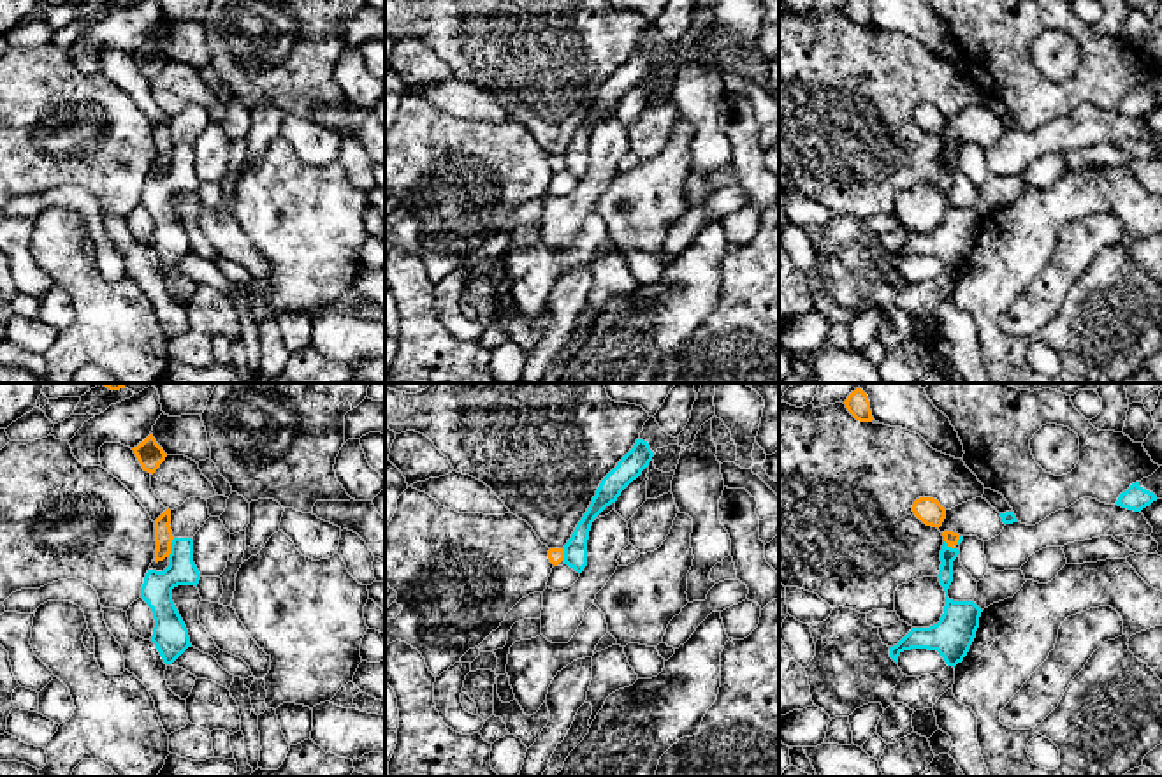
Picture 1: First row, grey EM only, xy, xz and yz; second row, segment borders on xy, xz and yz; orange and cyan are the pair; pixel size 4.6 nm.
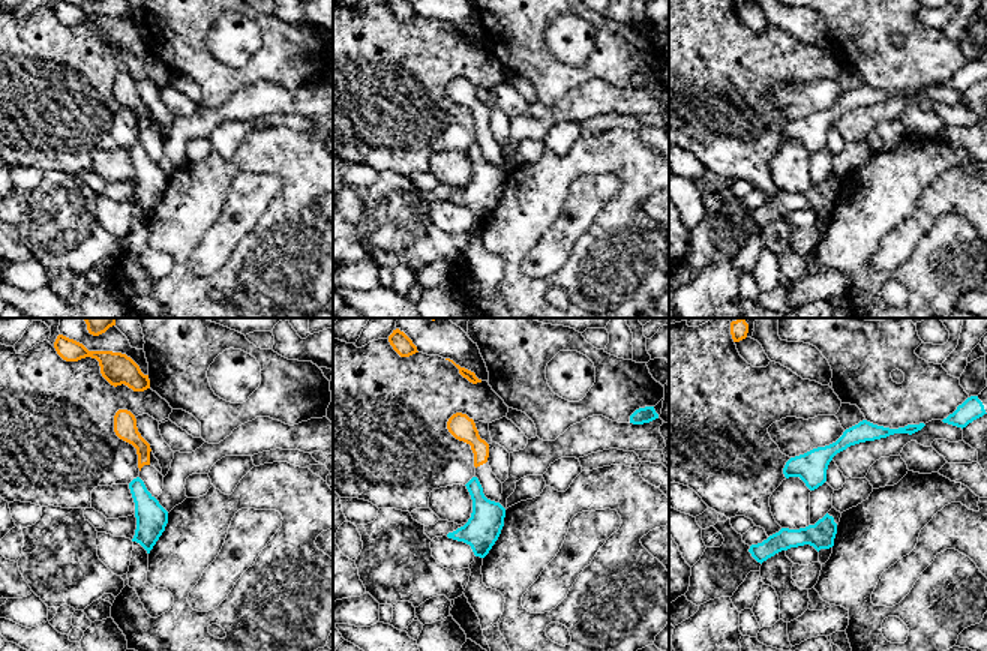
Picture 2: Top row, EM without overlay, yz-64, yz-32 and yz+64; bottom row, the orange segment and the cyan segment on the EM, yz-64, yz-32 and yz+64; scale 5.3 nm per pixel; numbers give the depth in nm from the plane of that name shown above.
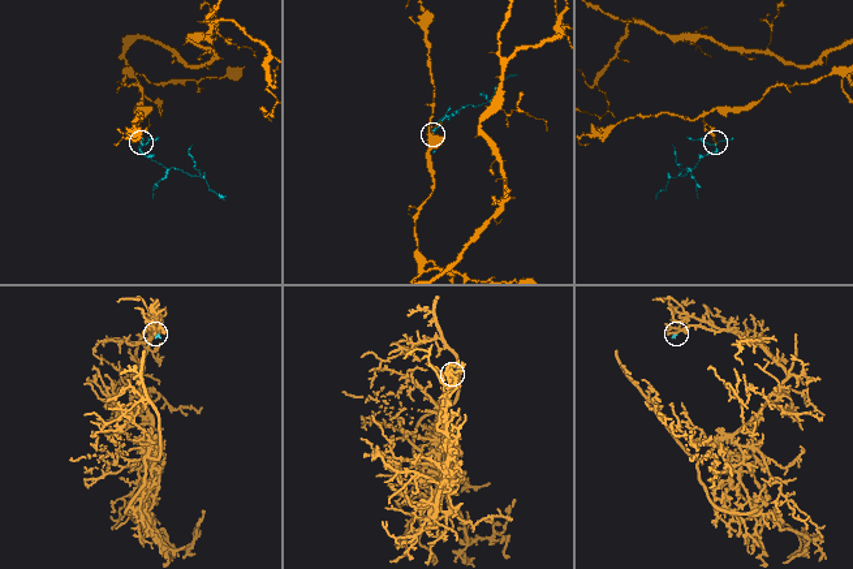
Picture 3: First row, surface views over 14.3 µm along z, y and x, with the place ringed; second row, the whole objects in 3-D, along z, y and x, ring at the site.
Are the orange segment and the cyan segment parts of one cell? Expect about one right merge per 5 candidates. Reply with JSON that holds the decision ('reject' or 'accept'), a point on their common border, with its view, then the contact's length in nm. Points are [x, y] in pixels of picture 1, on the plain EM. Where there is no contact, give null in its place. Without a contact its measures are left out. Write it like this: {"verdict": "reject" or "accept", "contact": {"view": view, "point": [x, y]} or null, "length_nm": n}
{"verdict": "reject", "contact": {"view": "xy", "point": [169, 153]}, "length_nm": 90}

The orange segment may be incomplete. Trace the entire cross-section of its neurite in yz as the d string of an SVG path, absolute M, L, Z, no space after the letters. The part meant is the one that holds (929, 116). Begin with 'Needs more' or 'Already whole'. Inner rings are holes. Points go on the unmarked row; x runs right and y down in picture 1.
Already whole. M919 104L912 111L914 121L926 132L940 134L946 125L946 114L933 104Z

